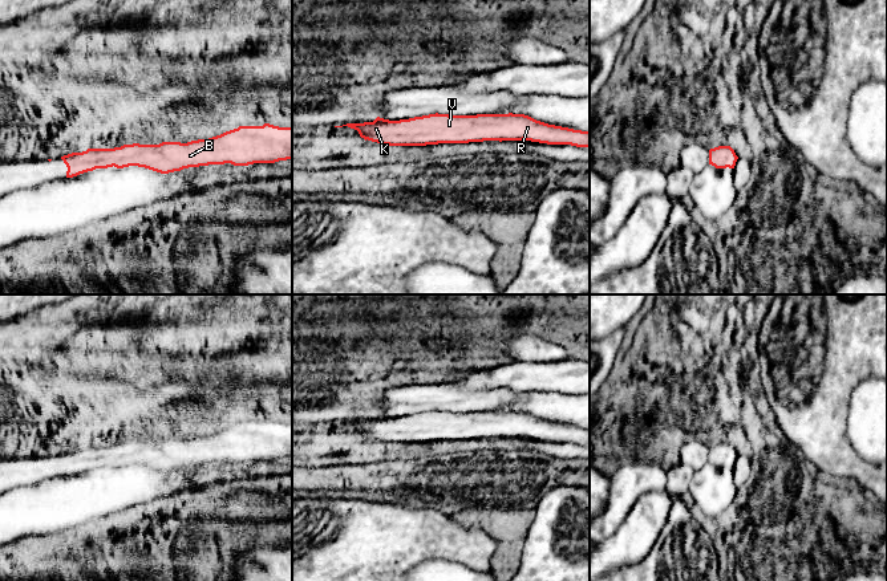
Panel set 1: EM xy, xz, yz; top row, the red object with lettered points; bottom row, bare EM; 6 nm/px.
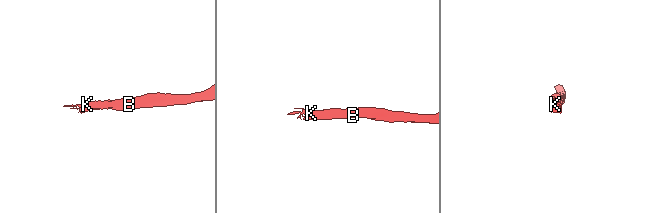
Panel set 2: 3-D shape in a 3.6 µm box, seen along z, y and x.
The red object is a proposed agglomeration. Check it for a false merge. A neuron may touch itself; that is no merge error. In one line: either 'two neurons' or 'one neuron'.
one neuron

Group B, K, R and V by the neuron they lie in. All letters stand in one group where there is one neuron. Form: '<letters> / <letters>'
B K R V

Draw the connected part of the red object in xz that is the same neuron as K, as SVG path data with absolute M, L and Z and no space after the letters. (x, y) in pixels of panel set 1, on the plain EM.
M429 411L389 418L347 420L365 438L389 443L426 443L483 438L531 438L547 442L590 444L590 428L548 422L524 411L449 413Z

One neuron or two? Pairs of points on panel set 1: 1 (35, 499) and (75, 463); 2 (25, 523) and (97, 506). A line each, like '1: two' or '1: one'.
1: two
2: one

